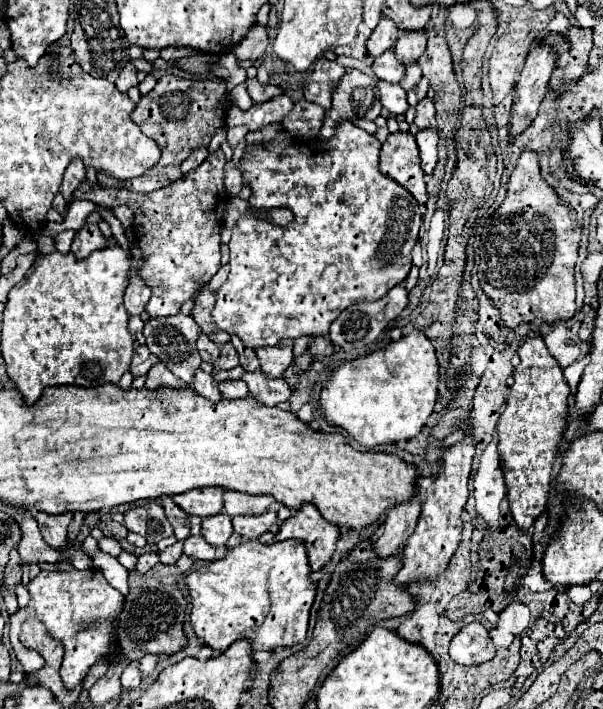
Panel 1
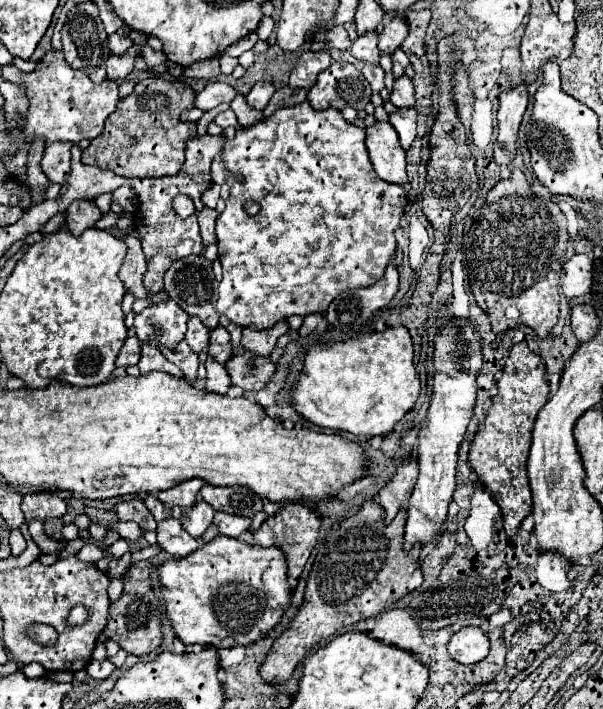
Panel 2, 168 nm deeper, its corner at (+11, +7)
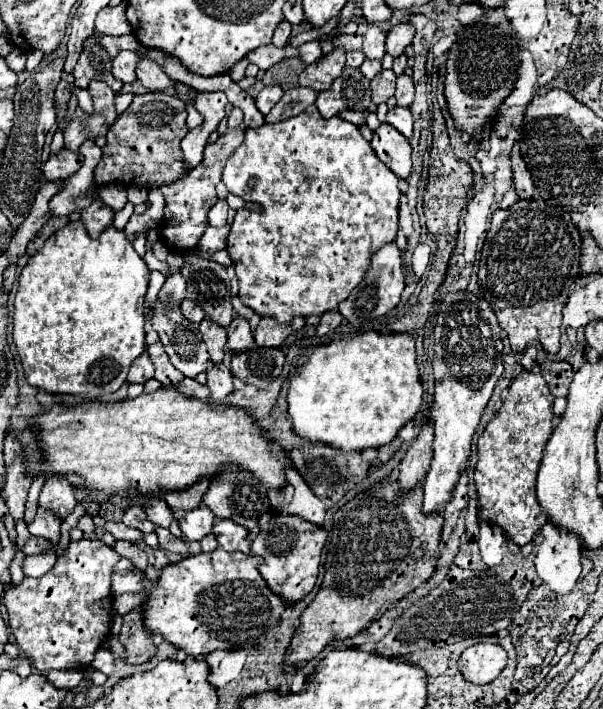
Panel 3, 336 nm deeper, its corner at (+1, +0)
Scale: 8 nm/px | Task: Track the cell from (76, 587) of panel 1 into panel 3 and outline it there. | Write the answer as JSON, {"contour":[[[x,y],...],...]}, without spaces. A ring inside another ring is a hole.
{"contour":[[[99,539],[71,541],[57,563],[43,577],[25,577],[21,585],[9,585],[3,603],[17,647],[45,673],[51,669],[87,669],[95,651],[109,635],[113,617],[111,571],[121,557]]]}

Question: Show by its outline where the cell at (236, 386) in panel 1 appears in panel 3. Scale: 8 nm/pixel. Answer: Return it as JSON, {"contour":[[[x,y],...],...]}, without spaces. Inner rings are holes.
{"contour":[[[215,363],[207,371],[207,387],[211,391],[213,401],[223,401],[235,387],[233,387],[233,375],[227,363]]]}

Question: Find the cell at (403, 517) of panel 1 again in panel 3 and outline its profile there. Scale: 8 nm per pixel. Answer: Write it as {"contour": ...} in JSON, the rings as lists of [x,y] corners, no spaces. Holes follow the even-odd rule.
{"contour":[[[427,421],[399,465],[401,471],[399,485],[403,491],[411,491],[417,483],[425,479],[431,465],[431,455],[433,455],[433,427],[431,421]]]}

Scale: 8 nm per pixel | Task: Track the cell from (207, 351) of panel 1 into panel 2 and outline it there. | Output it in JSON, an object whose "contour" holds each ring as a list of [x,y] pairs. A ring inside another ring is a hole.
{"contour":[[[189,318],[189,328],[187,328],[187,334],[185,334],[185,340],[187,344],[191,346],[193,352],[203,352],[209,344],[209,330],[203,328],[201,320],[197,318]]]}

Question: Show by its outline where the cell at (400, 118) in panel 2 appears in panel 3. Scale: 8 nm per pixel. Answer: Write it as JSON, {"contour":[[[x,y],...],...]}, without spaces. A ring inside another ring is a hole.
{"contour":[[[393,107],[387,113],[387,123],[393,125],[399,133],[403,133],[407,139],[411,139],[413,133],[413,115],[407,107]]]}

